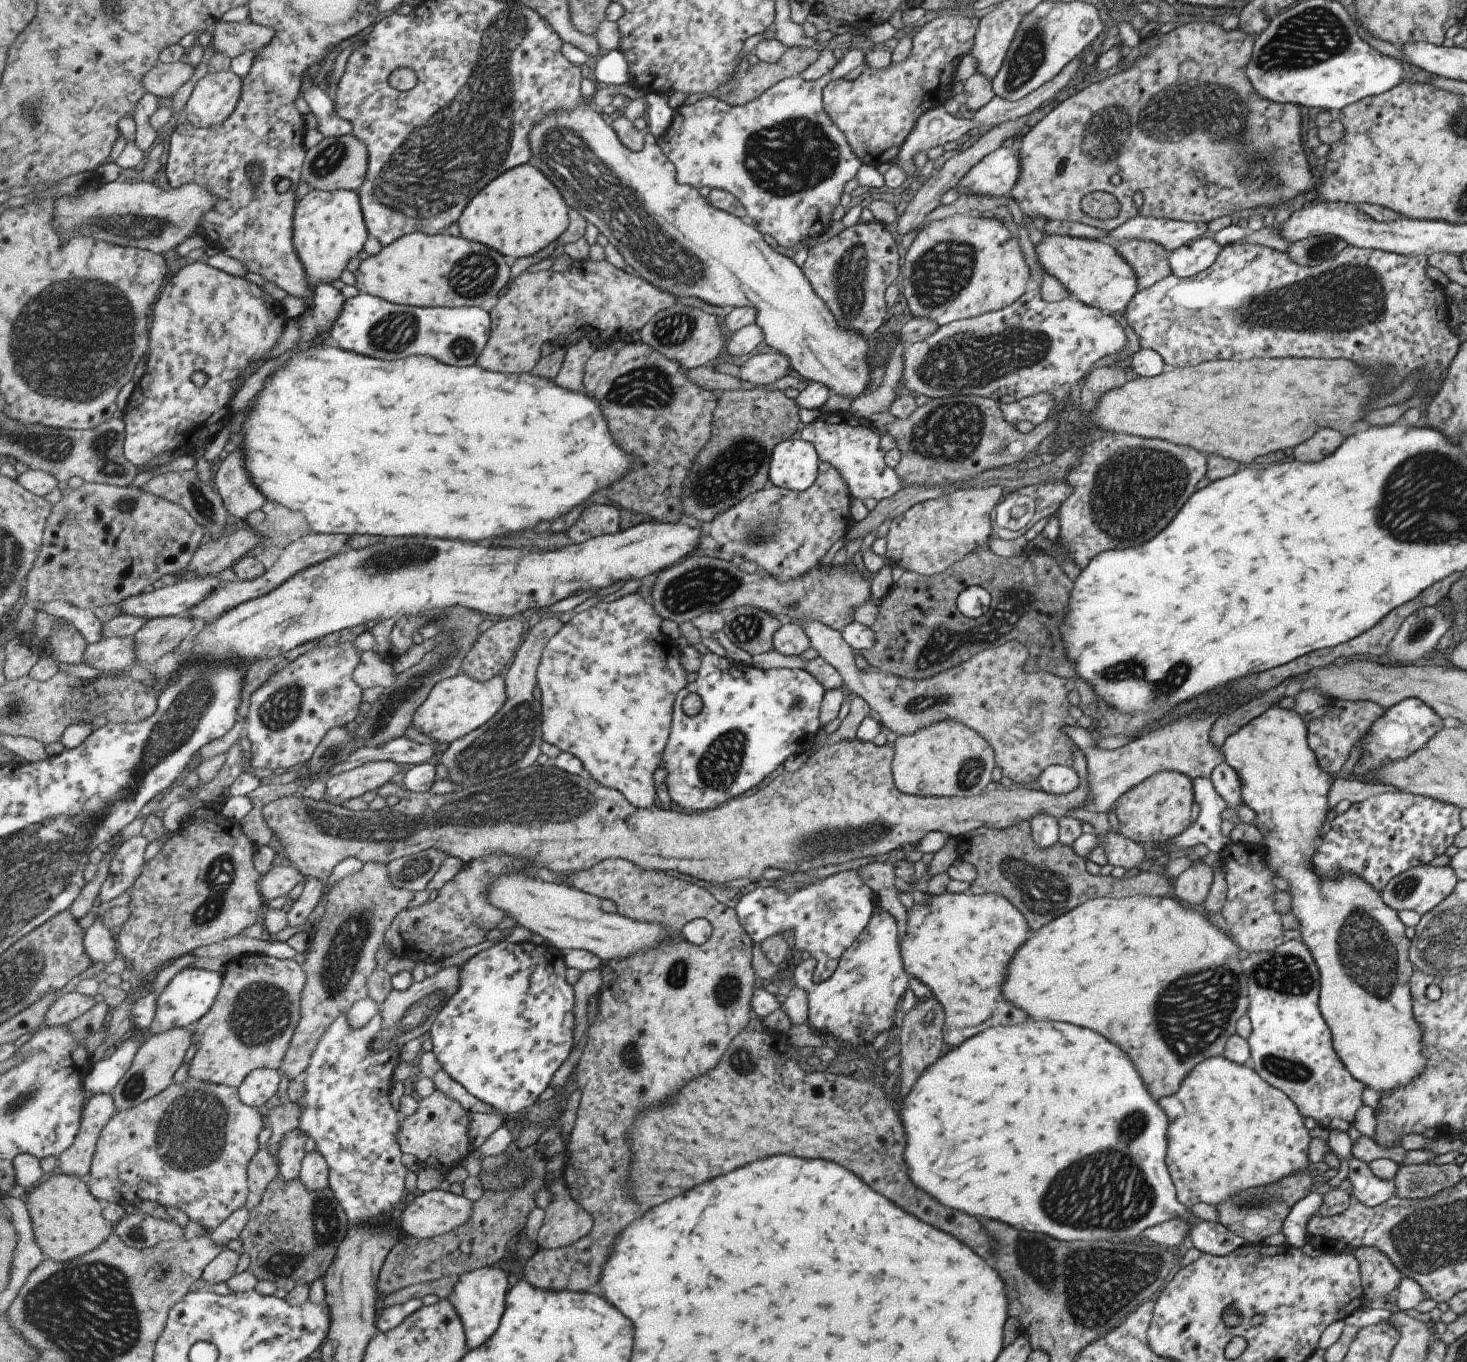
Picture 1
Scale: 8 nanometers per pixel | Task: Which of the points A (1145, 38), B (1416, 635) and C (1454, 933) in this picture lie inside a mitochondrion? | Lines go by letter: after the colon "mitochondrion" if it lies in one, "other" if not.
A: other
B: mitochondrion
C: mitochondrion

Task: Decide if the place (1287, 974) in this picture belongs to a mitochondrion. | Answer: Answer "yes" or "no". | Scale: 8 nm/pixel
yes

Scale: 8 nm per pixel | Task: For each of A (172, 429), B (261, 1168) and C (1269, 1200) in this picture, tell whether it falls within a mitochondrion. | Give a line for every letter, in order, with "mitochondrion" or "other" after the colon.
A: other
B: other
C: mitochondrion

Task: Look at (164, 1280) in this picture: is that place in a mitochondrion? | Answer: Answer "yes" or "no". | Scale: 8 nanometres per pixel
no

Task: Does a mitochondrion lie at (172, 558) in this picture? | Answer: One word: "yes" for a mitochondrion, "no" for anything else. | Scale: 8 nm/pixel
no

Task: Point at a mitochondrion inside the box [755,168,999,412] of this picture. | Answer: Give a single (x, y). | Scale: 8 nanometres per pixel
(938, 276)

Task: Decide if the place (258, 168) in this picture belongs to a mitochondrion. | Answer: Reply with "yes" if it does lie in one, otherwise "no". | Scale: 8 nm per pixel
yes

